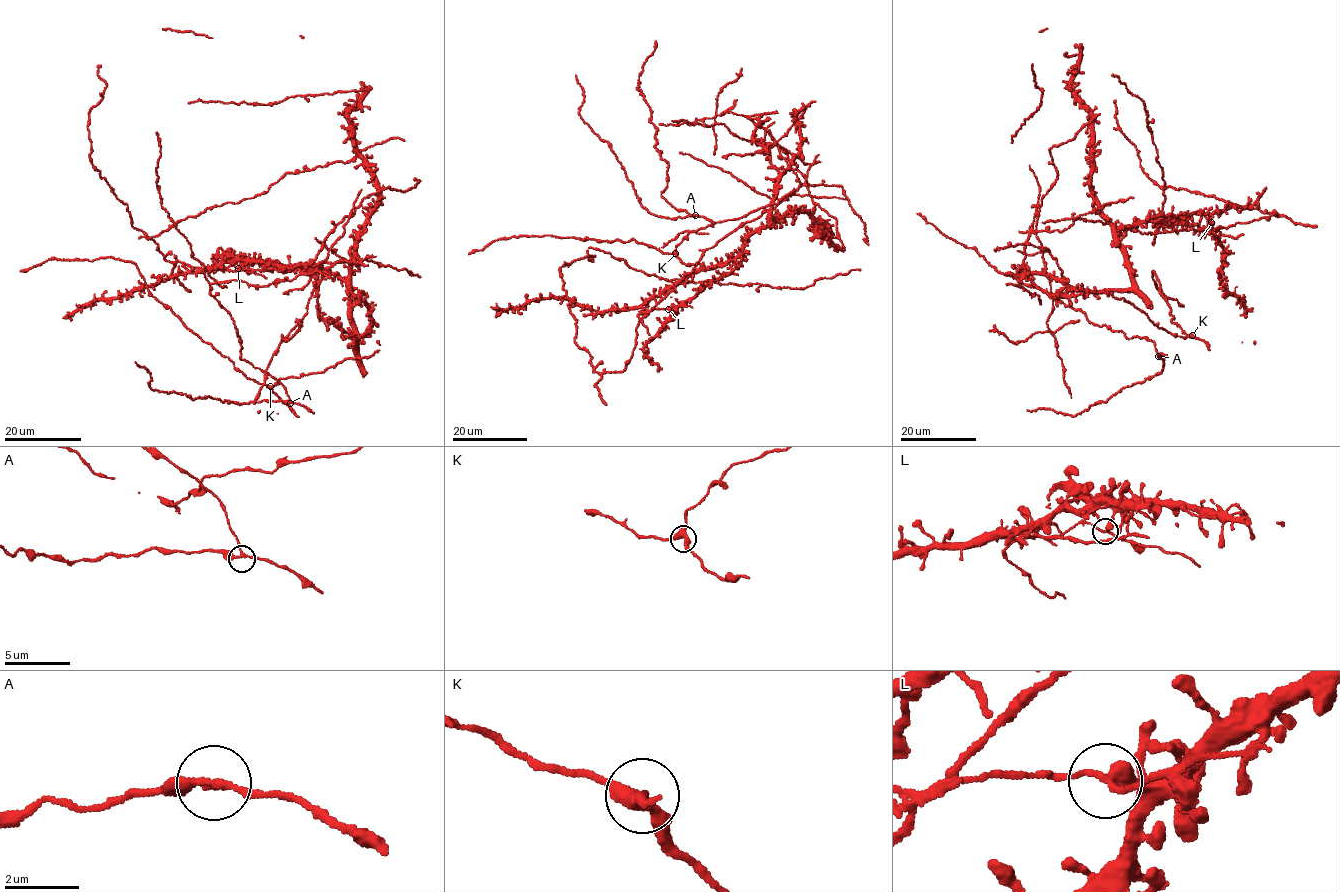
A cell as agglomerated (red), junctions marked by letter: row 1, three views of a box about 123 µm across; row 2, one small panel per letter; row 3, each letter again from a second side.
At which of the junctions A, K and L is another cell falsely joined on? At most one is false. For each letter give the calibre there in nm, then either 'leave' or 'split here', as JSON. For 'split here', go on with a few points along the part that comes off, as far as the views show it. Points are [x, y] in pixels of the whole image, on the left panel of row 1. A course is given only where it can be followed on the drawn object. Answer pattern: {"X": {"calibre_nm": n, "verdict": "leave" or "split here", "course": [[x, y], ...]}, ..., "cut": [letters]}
{"A": {"calibre_nm": 200, "verdict": "leave"}, "K": {"calibre_nm": 360, "verdict": "leave"}, "L": {"calibre_nm": 280, "verdict": "split here"}, "cut": ["L"]}

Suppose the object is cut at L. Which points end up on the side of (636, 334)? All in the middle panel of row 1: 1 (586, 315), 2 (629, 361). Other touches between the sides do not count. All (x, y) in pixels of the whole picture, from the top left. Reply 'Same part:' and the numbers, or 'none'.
Same part: 2

